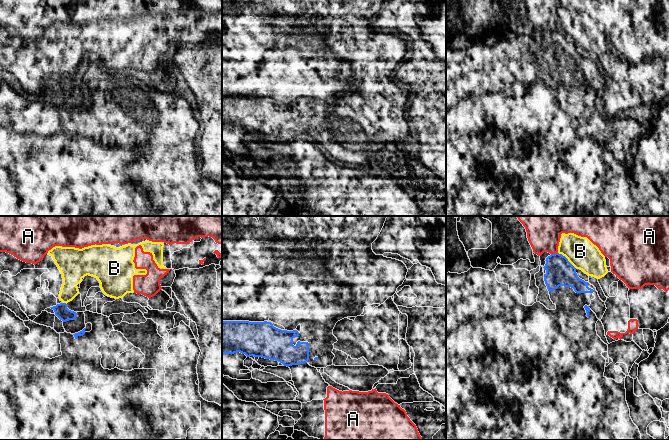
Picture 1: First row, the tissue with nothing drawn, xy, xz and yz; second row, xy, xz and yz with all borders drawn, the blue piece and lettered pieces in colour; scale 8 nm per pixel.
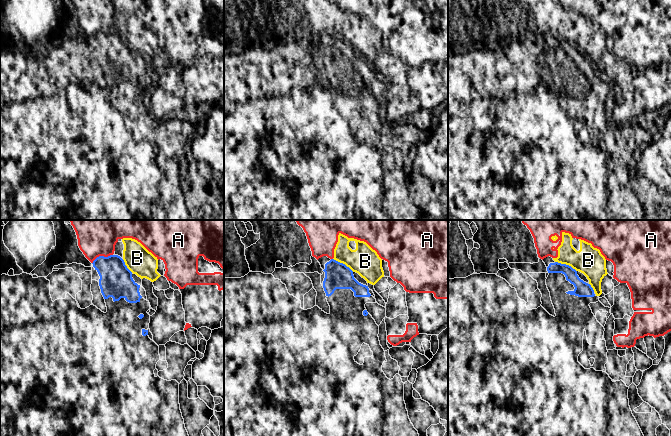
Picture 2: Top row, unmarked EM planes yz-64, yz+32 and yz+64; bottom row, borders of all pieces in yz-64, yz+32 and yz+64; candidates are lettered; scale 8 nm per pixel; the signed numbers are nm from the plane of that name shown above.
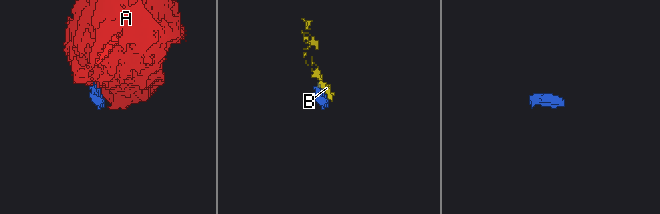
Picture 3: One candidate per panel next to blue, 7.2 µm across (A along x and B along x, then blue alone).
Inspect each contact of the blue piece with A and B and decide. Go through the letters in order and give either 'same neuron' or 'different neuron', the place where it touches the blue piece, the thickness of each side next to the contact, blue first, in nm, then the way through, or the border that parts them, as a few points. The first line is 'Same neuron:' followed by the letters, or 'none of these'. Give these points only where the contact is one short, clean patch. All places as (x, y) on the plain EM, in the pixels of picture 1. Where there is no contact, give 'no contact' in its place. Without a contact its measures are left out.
Same neuron: none of these
A: different neuron; meets blue in yz at (555, 29); 220 nm thick on the blue side, 220 nm on the other
B: different neuron; meets blue in yz at (567, 35); 220 nm thick on the blue side, 240 nm on the other; border along yz (558, 28), (576, 44)

